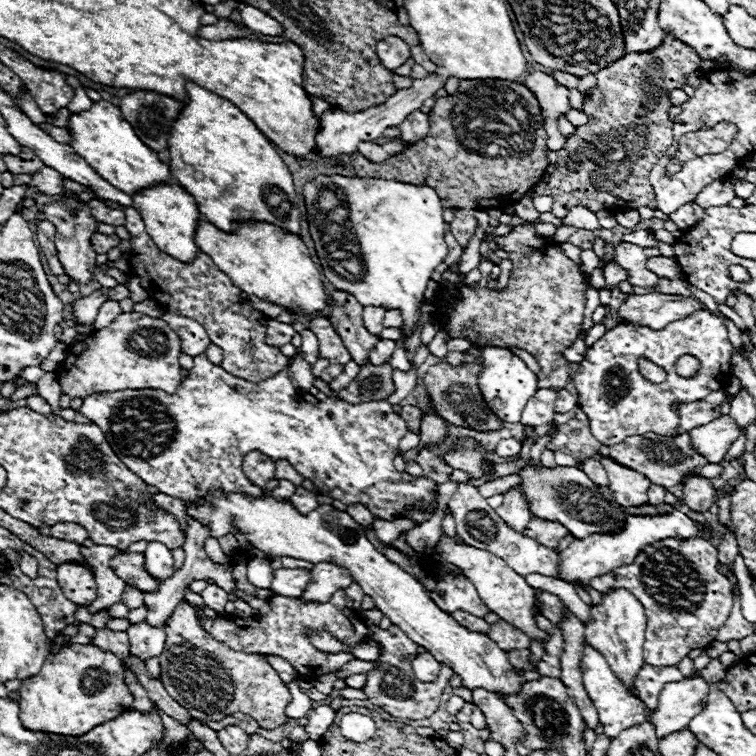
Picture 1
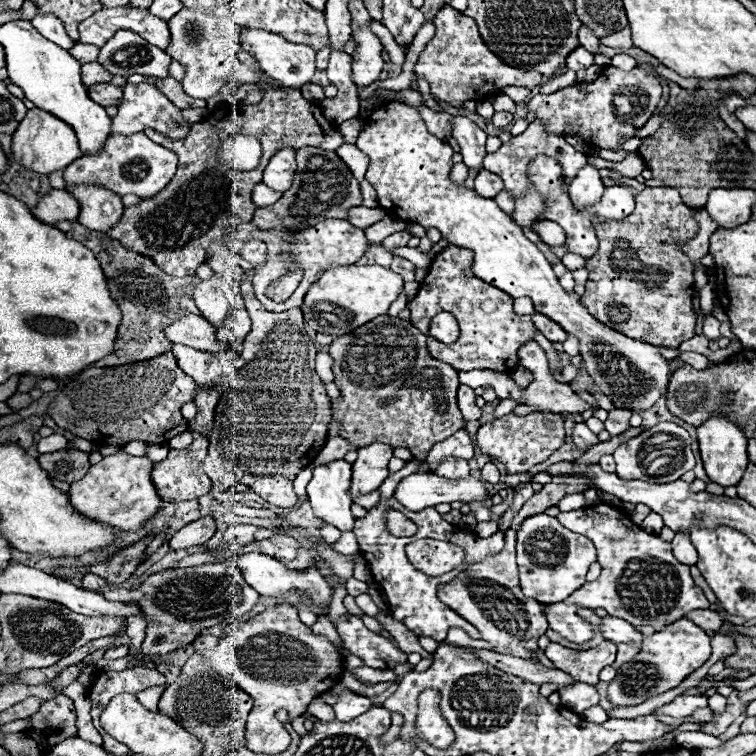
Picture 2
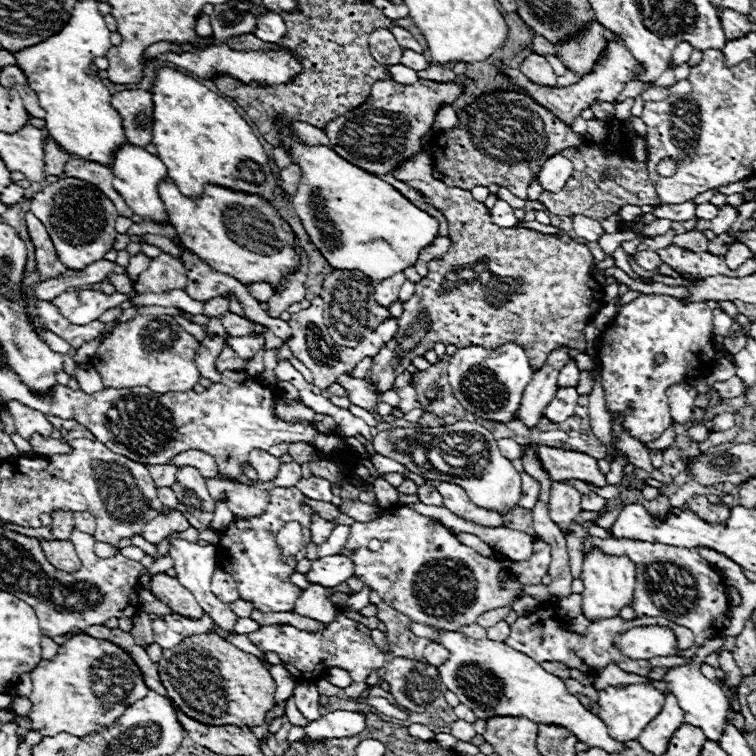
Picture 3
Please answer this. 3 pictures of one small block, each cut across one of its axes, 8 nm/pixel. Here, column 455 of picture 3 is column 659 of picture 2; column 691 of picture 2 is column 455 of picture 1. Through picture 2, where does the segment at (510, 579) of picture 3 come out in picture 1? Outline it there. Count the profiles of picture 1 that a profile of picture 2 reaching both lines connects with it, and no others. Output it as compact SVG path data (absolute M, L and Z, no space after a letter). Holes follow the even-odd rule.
M446 574L446 576L438 578L436 590L428 592L428 596L432 598L432 602L436 606L444 608L444 612L448 612L448 614L452 614L456 610L470 612L478 618L484 618L488 614L488 608L484 606L484 602L476 594L476 588L462 574L458 574L458 576Z

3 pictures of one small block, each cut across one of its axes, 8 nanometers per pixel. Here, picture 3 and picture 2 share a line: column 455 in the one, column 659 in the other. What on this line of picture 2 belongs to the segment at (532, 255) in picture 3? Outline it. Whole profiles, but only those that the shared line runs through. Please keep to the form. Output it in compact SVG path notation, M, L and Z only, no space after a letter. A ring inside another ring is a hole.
M644 188L636 196L636 210L622 220L608 220L598 226L600 246L594 256L586 260L586 270L590 278L586 282L586 294L580 298L582 306L596 316L608 328L614 328L634 340L642 340L654 346L678 348L684 340L694 336L696 314L692 308L694 298L694 266L690 260L674 246L676 240L688 240L696 234L698 224L692 220L694 210L682 204L674 188Z

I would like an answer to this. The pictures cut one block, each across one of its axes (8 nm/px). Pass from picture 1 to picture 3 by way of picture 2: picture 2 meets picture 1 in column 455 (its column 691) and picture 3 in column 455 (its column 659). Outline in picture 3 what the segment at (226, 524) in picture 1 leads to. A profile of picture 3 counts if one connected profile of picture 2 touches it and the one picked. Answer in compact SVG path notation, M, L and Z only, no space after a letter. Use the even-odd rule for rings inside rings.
M444 630L442 638L436 642L450 650L450 658L438 666L442 684L454 692L458 700L476 714L476 718L490 720L492 716L522 716L534 724L556 724L568 728L576 734L578 742L590 748L604 748L606 752L620 752L624 748L624 742L616 742L608 736L604 720L586 710L578 696L570 694L558 676L546 672L536 660L522 652L516 652L504 642L492 642L488 638L474 640L462 632L450 630Z

